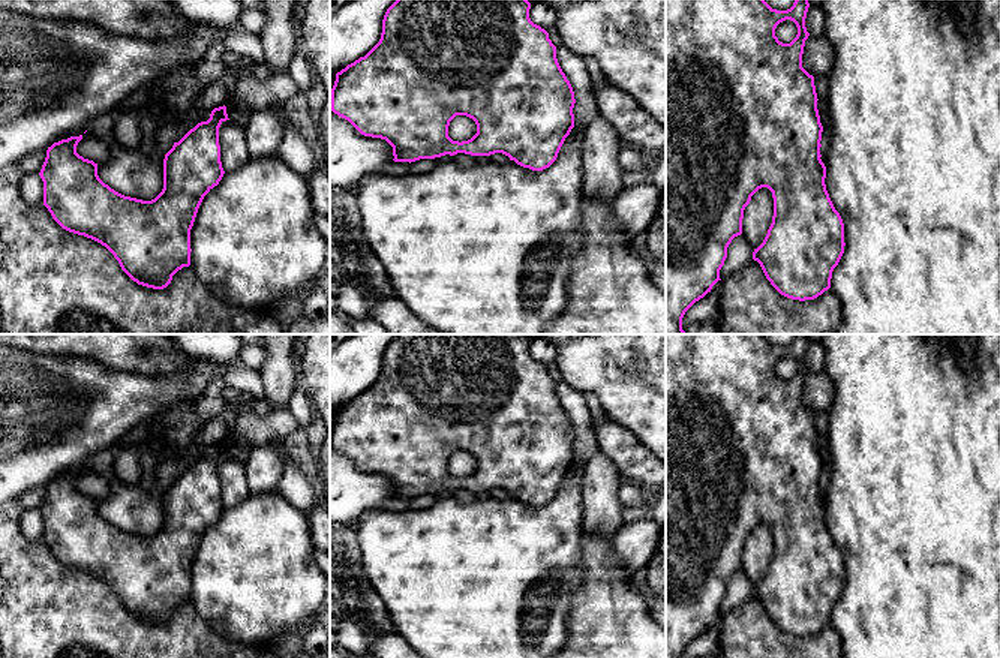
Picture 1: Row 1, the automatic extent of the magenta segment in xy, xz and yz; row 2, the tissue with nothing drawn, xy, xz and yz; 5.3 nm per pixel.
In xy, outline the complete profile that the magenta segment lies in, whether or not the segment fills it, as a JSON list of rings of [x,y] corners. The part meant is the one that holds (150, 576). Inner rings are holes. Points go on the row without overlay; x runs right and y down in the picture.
[[[226,442],[214,444],[207,457],[198,459],[174,478],[163,495],[163,525],[151,537],[124,532],[105,520],[97,511],[97,499],[76,489],[82,471],[54,478],[48,483],[39,508],[43,517],[43,541],[63,565],[105,582],[133,618],[163,625],[178,606],[190,601],[190,565],[198,544],[225,510],[219,463],[226,456]]]

